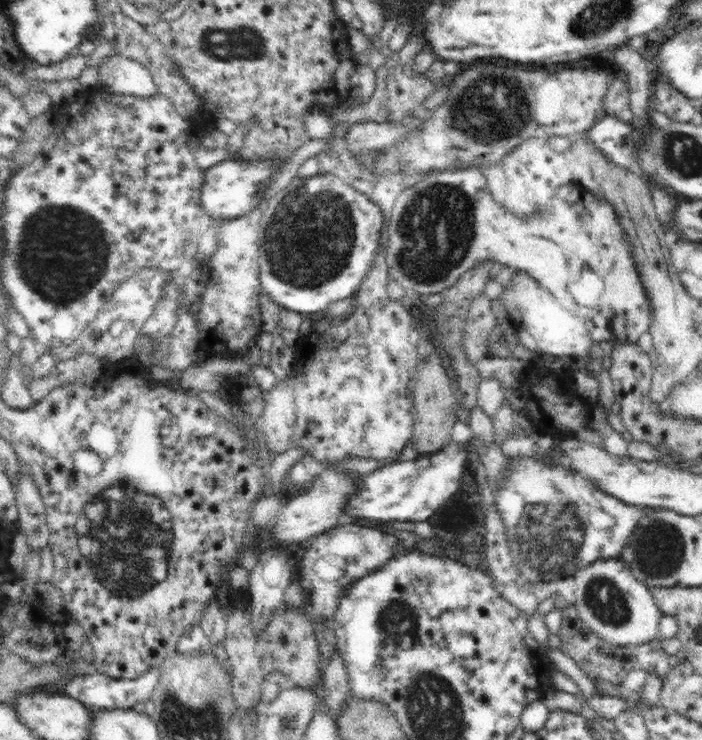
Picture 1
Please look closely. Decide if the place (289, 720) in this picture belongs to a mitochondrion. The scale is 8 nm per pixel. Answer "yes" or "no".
yes

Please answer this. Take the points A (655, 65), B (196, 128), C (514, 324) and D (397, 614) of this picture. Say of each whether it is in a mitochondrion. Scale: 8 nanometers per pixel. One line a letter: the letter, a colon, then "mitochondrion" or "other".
A: other
B: other
C: other
D: mitochondrion

